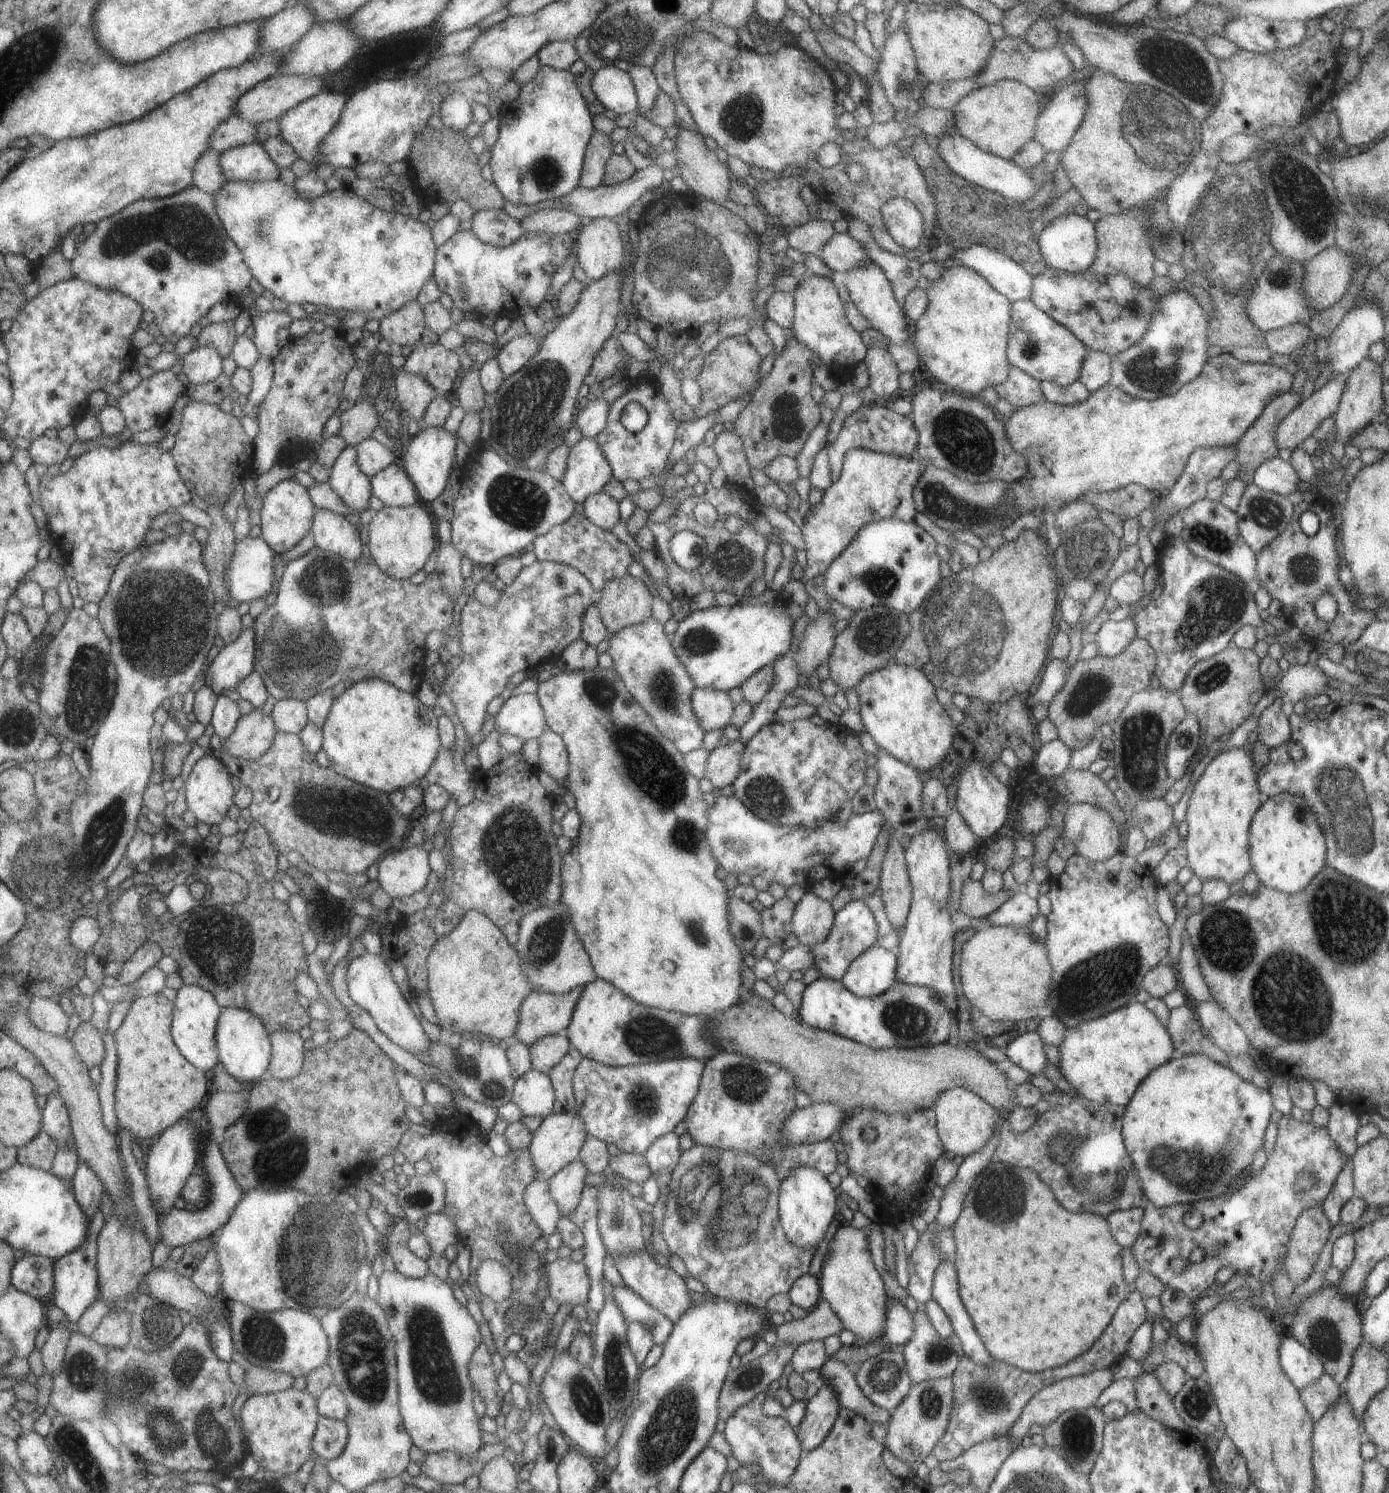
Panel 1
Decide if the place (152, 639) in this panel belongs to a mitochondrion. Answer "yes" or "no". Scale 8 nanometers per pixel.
yes

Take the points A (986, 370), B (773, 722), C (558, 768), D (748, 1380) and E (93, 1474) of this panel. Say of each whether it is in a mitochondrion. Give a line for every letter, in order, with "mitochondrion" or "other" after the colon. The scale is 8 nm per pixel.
A: other
B: other
C: other
D: mitochondrion
E: mitochondrion

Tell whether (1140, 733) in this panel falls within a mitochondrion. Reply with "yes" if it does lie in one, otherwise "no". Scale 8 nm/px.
yes

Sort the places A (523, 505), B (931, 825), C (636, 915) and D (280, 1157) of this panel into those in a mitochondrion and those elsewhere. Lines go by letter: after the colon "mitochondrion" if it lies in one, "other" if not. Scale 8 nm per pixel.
A: mitochondrion
B: other
C: other
D: mitochondrion

